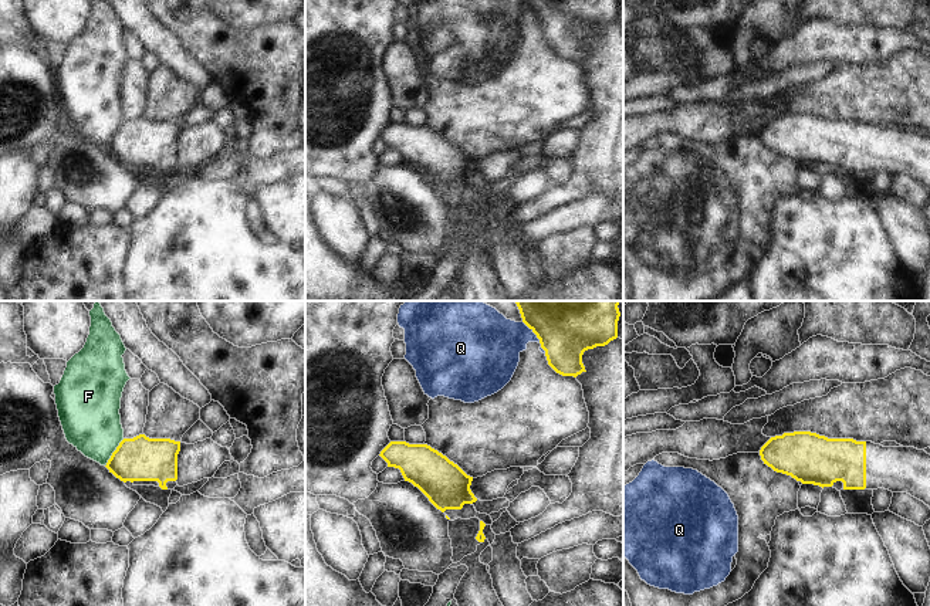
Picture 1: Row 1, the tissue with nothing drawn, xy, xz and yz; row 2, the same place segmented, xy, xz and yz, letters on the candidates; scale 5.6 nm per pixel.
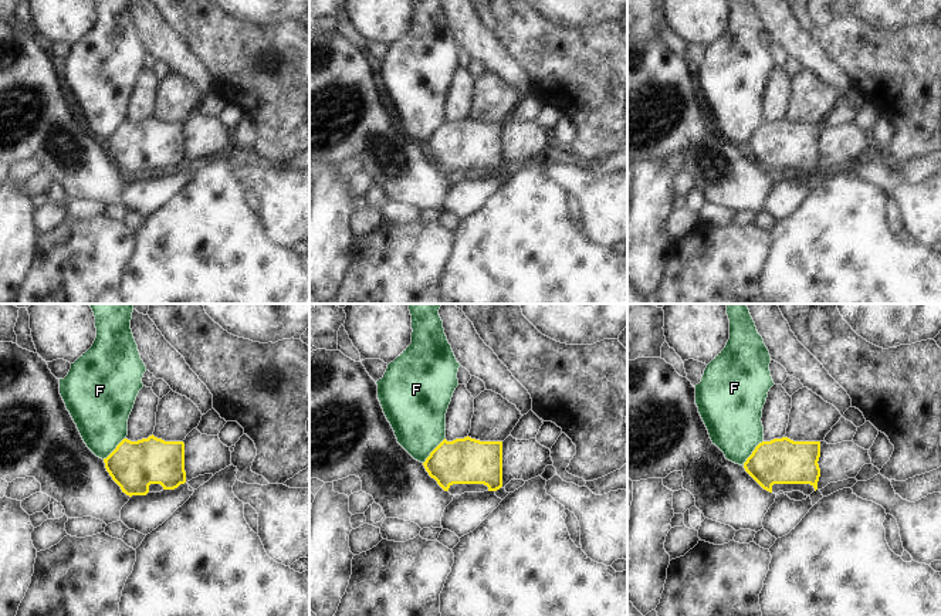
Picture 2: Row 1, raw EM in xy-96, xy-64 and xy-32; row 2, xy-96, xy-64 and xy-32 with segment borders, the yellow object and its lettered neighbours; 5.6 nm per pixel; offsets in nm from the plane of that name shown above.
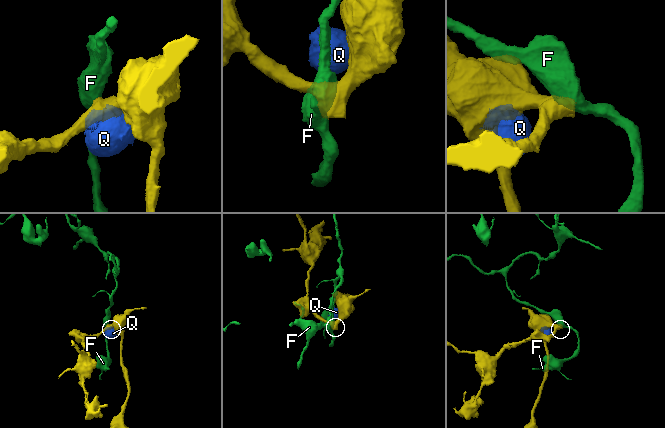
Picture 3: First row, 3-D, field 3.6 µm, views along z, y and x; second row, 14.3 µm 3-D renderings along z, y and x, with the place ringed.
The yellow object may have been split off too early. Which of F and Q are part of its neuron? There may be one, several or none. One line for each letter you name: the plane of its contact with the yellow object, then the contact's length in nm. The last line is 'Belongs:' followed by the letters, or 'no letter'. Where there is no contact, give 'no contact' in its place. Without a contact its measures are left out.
Belongs: no letter

